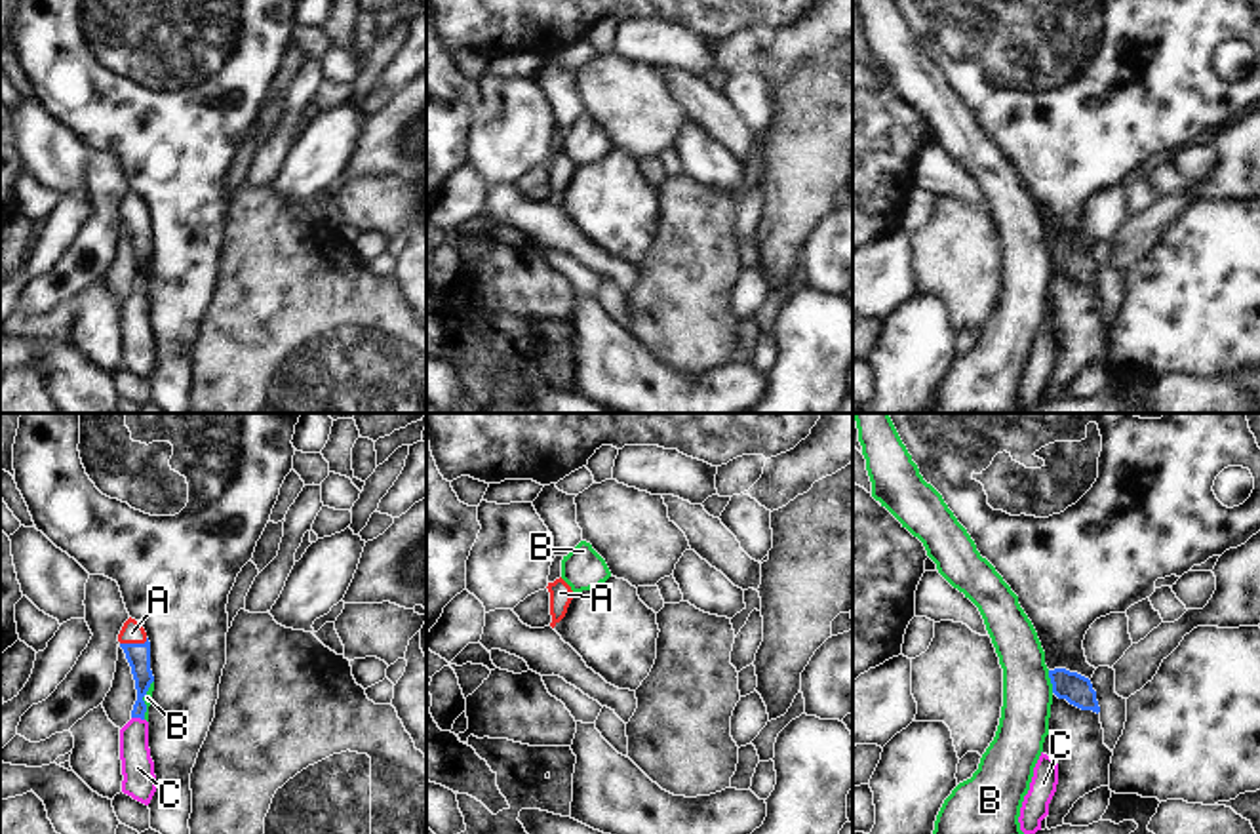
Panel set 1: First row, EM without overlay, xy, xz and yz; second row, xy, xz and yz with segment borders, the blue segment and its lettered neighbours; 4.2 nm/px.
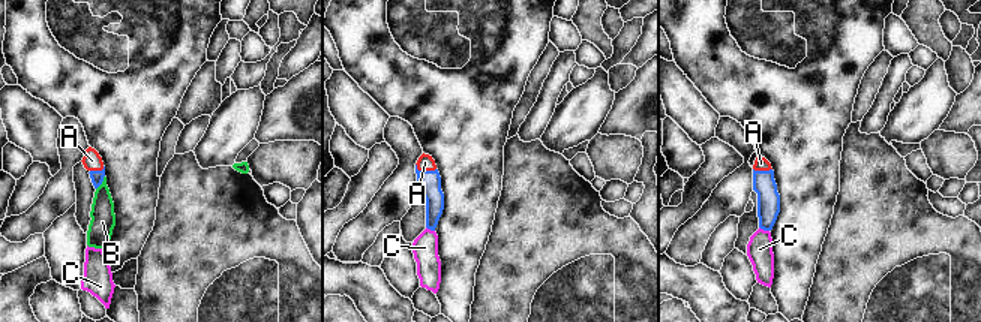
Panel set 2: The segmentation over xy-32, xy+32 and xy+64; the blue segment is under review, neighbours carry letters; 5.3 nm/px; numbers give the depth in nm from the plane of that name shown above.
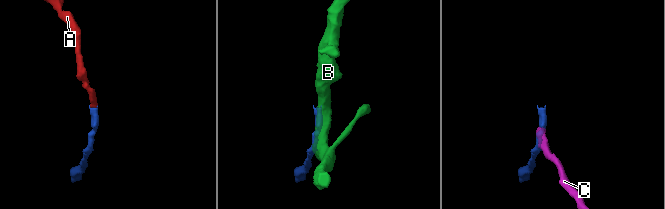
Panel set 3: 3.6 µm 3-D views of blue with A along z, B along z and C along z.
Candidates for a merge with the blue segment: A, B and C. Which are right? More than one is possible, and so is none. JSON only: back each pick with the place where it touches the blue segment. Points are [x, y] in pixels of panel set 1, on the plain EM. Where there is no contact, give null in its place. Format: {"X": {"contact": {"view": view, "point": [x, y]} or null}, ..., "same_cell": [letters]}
{"A": {"contact": {"view": "xy", "point": [134, 218]}}, "same_cell": ["A"]}

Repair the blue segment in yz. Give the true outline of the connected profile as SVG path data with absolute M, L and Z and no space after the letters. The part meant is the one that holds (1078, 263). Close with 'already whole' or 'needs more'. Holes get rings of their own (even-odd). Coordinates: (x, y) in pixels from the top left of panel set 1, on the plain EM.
M1066 242L1049 244L1053 267L1081 284L1100 286L1096 265L1089 251Z | already whole

